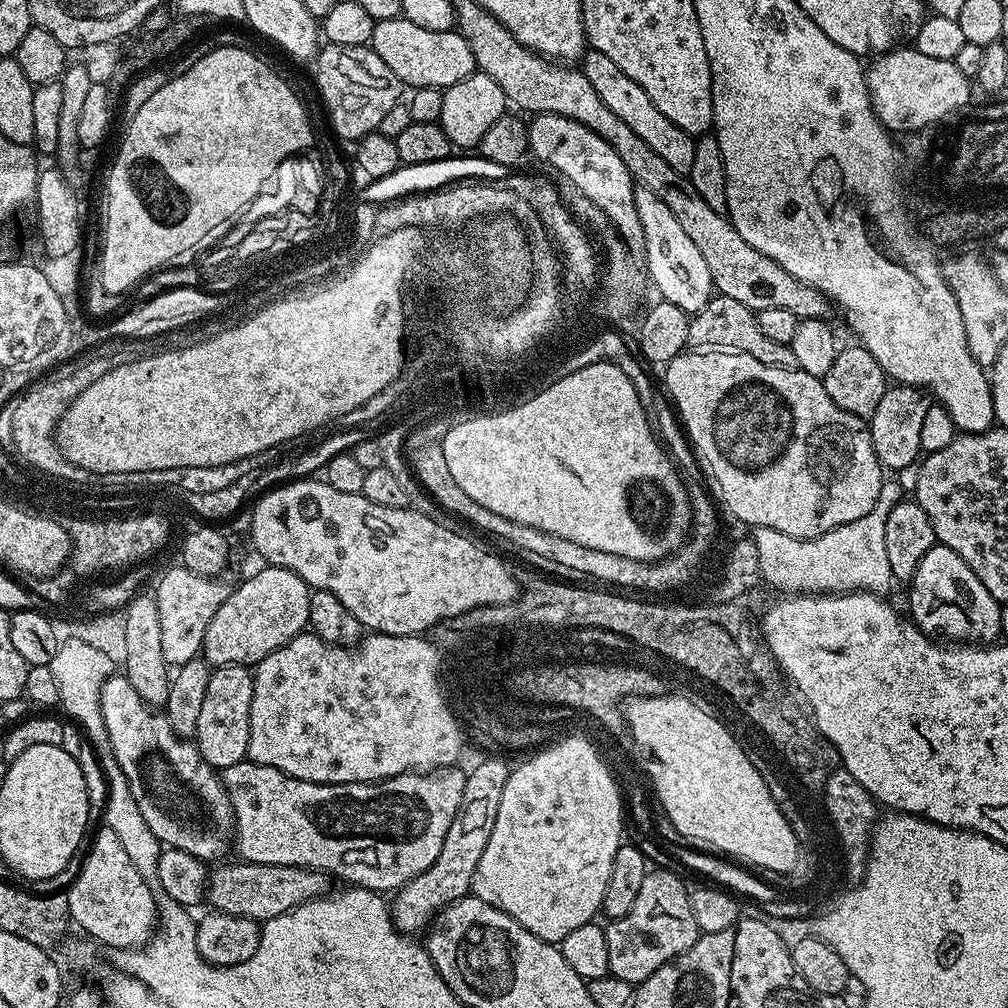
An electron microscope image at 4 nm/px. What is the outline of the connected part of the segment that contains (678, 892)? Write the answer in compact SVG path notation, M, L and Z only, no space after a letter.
M664 868L658 869L657 872L656 869L650 870L646 874L638 890L638 898L634 898L634 906L630 906L630 910L622 918L611 921L604 928L604 933L606 934L606 954L610 954L609 973L633 986L650 978L654 970L666 966L675 956L681 956L686 950L690 950L690 946L694 946L694 942L702 935L698 922L694 922L689 885L684 885L674 873L667 872Z

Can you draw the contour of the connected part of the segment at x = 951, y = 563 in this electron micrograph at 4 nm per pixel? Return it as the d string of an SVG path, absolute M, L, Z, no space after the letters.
M937 544L926 550L918 570L914 570L908 588L910 619L925 634L937 642L987 646L1001 639L1000 610L1002 605L982 586L978 574L950 550L950 546Z

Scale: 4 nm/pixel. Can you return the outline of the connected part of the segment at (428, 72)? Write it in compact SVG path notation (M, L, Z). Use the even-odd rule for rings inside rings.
M397 18L394 20L378 20L372 31L370 46L394 70L401 85L415 90L434 86L446 89L454 86L454 82L462 82L470 73L477 71L476 59L459 31L439 32L438 30L422 30L422 26L414 26L414 22Z

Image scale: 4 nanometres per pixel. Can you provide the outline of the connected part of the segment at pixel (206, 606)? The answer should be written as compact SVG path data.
M177 566L157 582L154 595L158 602L158 622L162 624L162 654L170 666L185 664L201 655L206 626L210 626L214 614L218 614L218 606L226 602L230 591L229 585L222 581L211 576L199 576L189 568Z

